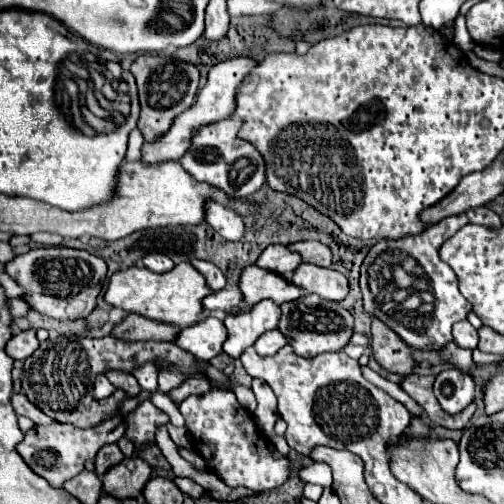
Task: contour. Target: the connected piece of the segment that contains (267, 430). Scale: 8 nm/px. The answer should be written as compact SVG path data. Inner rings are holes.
M253 378L252 392L256 394L256 400L258 400L258 408L256 408L256 412L254 412L256 424L260 426L260 430L264 432L264 436L276 446L276 450L278 450L282 456L288 456L290 446L286 444L286 440L284 440L282 436L276 436L276 434L274 434L274 422L276 422L276 418L278 418L274 392L270 390L270 386L268 386L264 380L260 380L259 378Z

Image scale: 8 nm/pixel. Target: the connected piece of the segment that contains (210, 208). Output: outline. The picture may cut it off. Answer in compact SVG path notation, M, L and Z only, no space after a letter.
M214 202L206 204L206 222L222 238L226 238L230 242L240 240L244 236L244 220L236 212L232 212L220 204L214 204Z

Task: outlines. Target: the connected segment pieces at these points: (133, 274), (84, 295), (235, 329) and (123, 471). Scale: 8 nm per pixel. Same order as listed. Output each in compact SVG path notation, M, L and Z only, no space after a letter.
M182 262L164 274L156 274L150 272L148 268L136 268L136 266L120 270L112 274L104 300L110 306L118 306L126 312L136 312L150 320L184 328L202 320L202 298L208 294L210 290L206 286L204 276L200 276L190 262Z
M66 246L32 248L26 254L14 256L14 260L6 264L6 272L24 288L26 296L22 298L32 310L56 320L78 320L86 318L96 306L106 278L106 262L86 250Z
M262 300L254 304L250 310L228 314L224 326L228 330L228 338L224 340L224 352L230 358L240 358L240 354L250 348L256 338L268 330L274 330L280 318L280 308L272 300Z
M128 460L112 466L104 476L102 484L110 496L116 498L136 498L142 494L146 482L152 478L152 468L142 460L132 460L134 468L128 468Z

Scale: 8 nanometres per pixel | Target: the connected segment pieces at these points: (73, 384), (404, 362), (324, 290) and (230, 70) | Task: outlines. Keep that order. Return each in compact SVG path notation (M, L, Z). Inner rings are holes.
M58 334L54 338L40 342L38 350L30 358L26 358L24 374L22 374L22 392L28 396L28 400L32 404L38 404L38 408L44 414L48 414L50 418L54 418L58 422L74 424L78 428L94 428L102 420L106 420L114 414L120 414L120 404L128 396L124 390L118 388L104 402L94 400L90 396L90 388L94 386L96 376L106 374L108 370L132 372L134 368L140 368L142 362L144 364L152 362L160 368L174 366L174 368L188 372L188 378L182 382L182 386L172 388L168 392L168 398L176 404L180 404L190 394L204 394L204 392L212 390L212 384L210 384L206 372L200 370L198 360L172 342L122 342L112 336L104 336L104 338L96 340L96 338L76 336L76 334L70 334L70 336Z
M372 320L372 350L378 364L388 372L400 376L412 372L414 362L410 356L410 348L400 340L396 332L386 328L386 324L382 324L380 320Z
M300 264L290 280L304 288L306 294L318 294L326 300L342 300L348 294L348 280L332 268L320 268L314 264Z
M238 56L238 58L230 58L230 60L214 64L210 68L210 80L200 90L198 100L192 104L192 108L188 108L182 116L178 116L174 120L172 128L162 136L162 140L158 140L154 144L150 144L150 142L144 144L142 160L148 162L148 164L156 164L156 162L164 162L164 160L180 160L184 156L186 148L190 146L190 136L198 128L202 128L206 124L214 124L214 122L224 120L224 118L230 118L234 114L234 108L236 108L236 90L238 90L238 86L242 84L242 80L250 74L250 70L254 66L256 66L256 60L248 58L248 56Z

